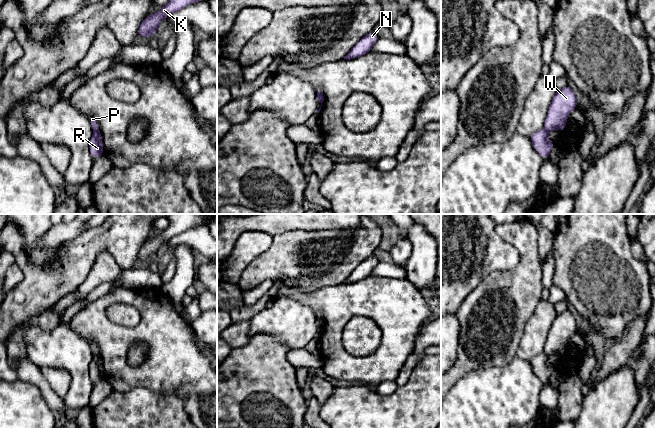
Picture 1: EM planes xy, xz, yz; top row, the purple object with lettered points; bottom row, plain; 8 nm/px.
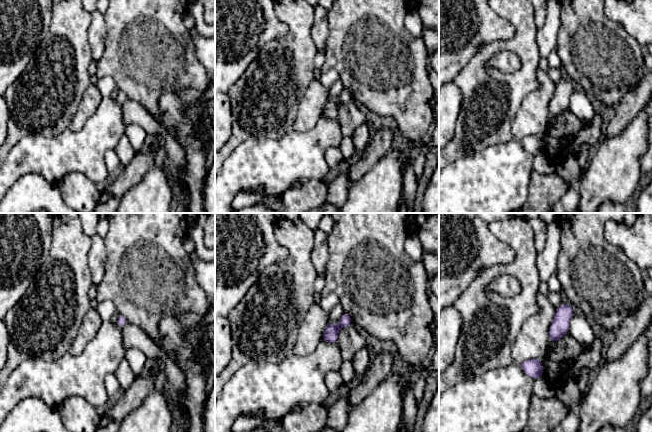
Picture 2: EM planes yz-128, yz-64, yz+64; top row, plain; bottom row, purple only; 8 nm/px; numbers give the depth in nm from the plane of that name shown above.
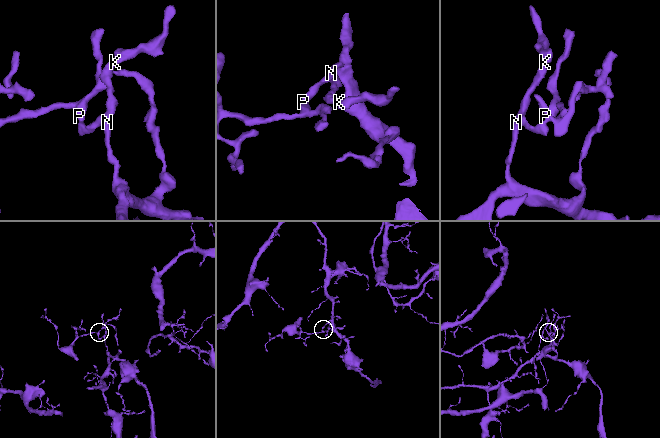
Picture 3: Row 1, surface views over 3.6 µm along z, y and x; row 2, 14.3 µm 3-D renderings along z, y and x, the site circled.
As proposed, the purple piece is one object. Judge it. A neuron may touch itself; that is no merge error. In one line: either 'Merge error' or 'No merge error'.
Merge error

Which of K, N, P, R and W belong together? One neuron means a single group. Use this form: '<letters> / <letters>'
K N R / P W

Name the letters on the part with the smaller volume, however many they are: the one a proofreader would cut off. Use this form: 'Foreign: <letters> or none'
Foreign: P, W

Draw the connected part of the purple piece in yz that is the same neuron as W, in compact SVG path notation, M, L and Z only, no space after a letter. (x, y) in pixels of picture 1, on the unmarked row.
M570 310L557 314L545 342L545 355L547 357L553 354L563 355L566 352L568 339L577 330L577 321Z

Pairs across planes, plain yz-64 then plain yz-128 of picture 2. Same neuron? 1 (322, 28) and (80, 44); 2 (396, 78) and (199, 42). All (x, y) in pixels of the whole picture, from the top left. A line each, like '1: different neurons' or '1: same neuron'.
1: different neurons
2: different neurons

